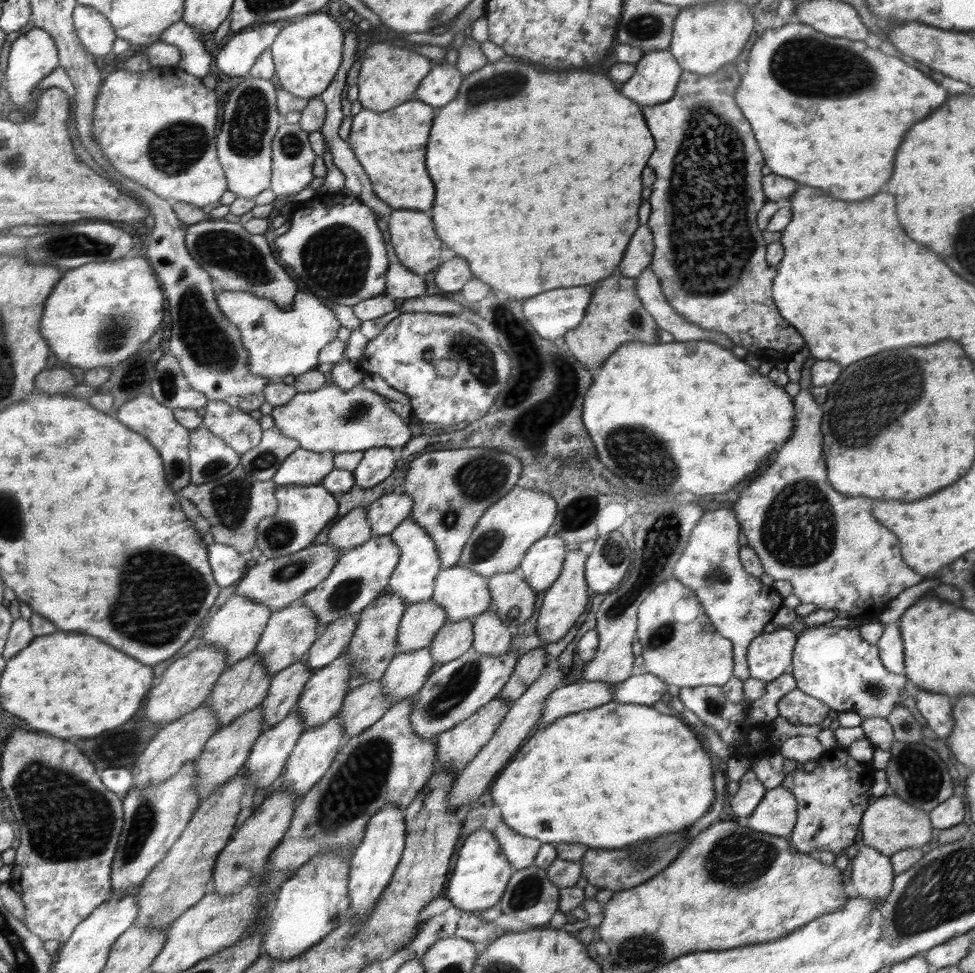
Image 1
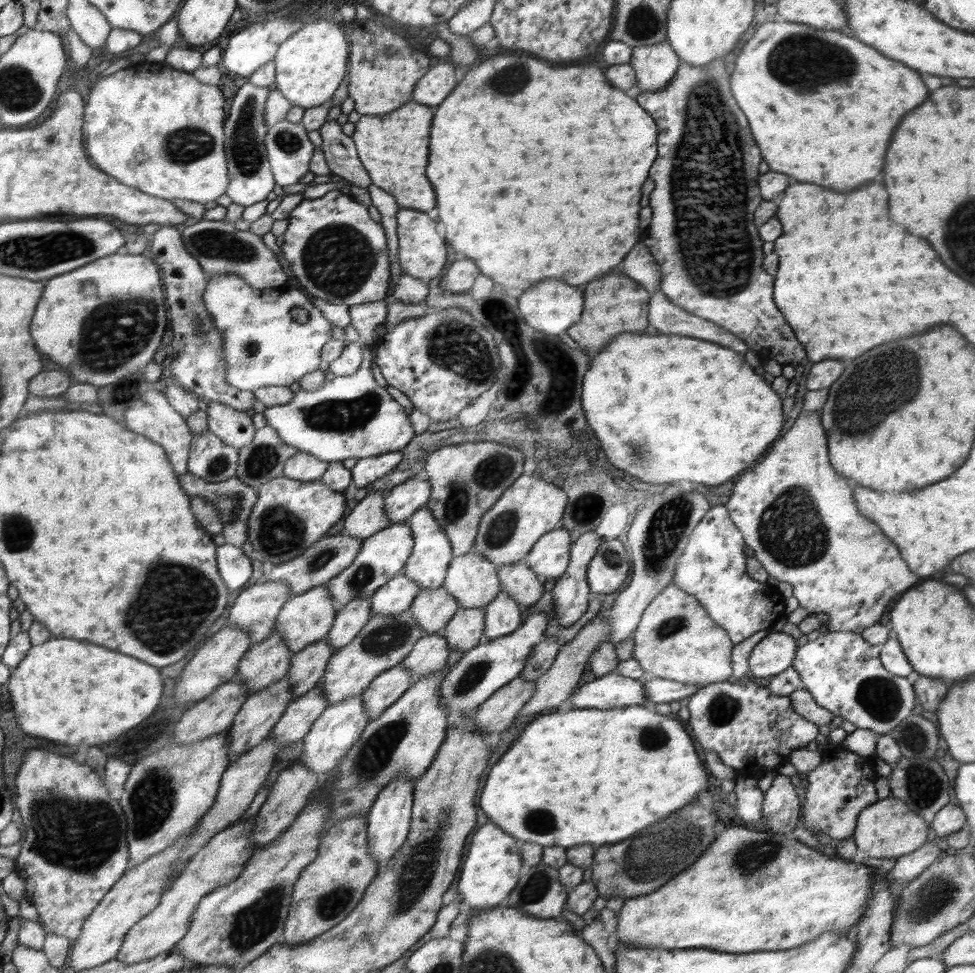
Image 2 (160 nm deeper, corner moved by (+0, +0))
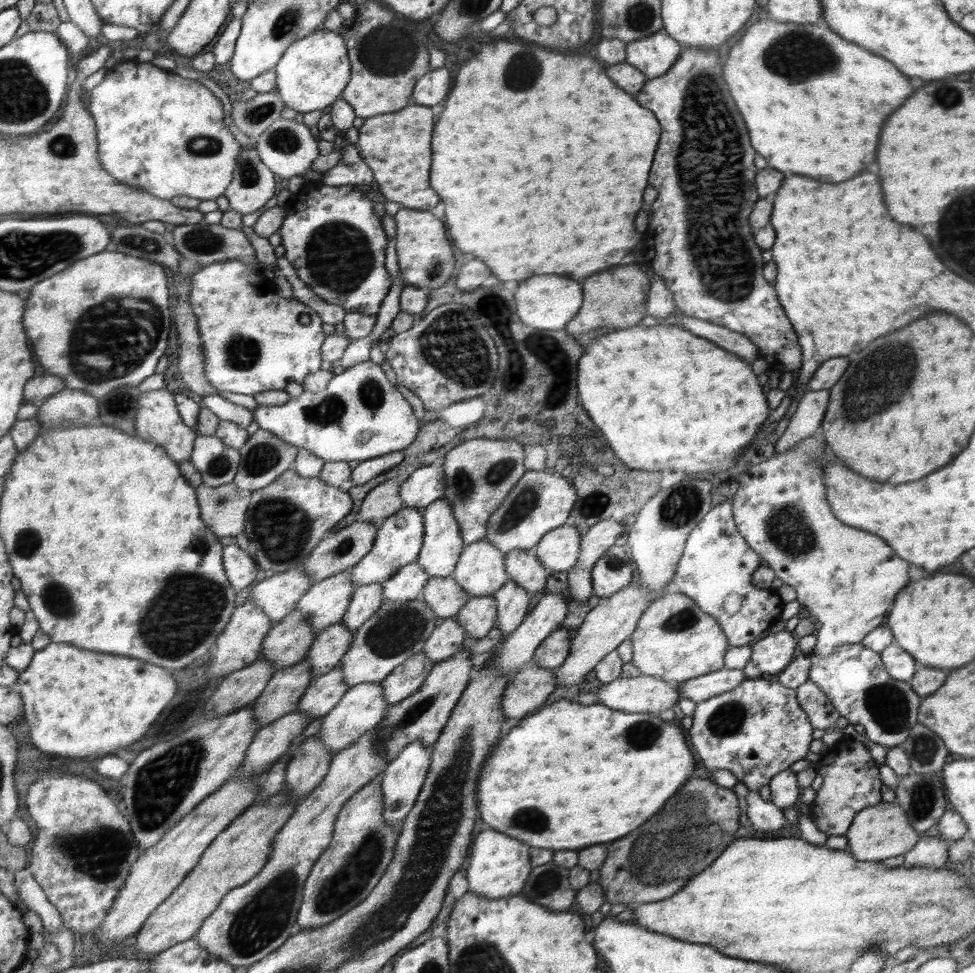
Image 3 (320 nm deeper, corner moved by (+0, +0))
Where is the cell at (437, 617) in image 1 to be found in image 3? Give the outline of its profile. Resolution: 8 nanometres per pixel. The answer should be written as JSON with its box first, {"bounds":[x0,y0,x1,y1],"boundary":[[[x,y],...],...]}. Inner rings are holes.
{"bounds":[420,577,471,620],"boundary":[[[429,577],[420,598],[436,613],[438,620],[456,617],[471,598],[469,593],[453,577]]]}

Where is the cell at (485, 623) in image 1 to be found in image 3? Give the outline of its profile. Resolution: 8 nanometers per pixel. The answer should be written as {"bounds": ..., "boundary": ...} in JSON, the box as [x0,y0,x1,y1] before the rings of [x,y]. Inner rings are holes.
{"bounds":[494,580,532,634],"boundary":[[[510,580],[494,593],[496,600],[497,619],[495,626],[502,634],[512,634],[521,626],[523,618],[528,614],[528,604],[532,595]]]}

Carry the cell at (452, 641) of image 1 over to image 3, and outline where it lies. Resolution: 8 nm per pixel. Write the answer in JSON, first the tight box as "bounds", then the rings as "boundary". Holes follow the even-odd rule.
{"bounds":[456,595,497,639],"boundary":[[[493,595],[471,597],[456,616],[466,636],[475,639],[484,638],[495,626],[496,619],[497,606]]]}

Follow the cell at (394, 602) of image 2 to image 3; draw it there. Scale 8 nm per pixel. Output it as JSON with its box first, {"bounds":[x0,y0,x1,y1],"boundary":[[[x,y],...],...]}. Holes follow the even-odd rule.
{"bounds":[382,563,429,602],"boundary":[[[410,563],[406,567],[402,567],[392,579],[382,583],[383,602],[408,602],[408,600],[416,600],[420,598],[422,589],[429,581],[426,571],[418,563]]]}

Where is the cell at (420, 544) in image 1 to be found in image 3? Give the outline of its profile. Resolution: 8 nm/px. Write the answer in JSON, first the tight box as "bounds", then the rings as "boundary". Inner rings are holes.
{"bounds":[417,499,466,577],"boundary":[[[446,499],[435,500],[428,507],[423,508],[425,519],[424,546],[418,555],[417,562],[429,577],[445,577],[452,575],[457,568],[461,552],[466,547],[464,537],[461,535],[461,527],[457,517],[454,516],[453,508]]]}

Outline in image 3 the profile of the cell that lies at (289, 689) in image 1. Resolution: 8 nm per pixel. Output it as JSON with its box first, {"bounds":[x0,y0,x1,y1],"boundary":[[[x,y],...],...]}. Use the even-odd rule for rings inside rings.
{"bounds":[305,621,353,680],"boundary":[[[342,621],[321,630],[305,656],[312,667],[311,680],[317,679],[338,666],[353,642],[352,632]]]}

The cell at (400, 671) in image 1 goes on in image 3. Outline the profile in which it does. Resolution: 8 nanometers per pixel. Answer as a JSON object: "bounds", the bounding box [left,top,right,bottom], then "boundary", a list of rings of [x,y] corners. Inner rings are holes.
{"bounds":[422,617,465,664],"boundary":[[[456,617],[442,619],[433,634],[429,636],[422,653],[426,653],[433,664],[436,664],[460,651],[465,637],[464,627],[456,620]]]}

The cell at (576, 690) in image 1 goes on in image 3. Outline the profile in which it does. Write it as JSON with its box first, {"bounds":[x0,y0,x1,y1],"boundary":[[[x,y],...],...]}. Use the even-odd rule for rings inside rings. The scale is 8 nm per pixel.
{"bounds":[597,674,680,714],"boundary":[[[642,674],[630,678],[620,676],[612,682],[604,682],[598,689],[597,697],[598,703],[614,710],[655,714],[672,709],[680,699],[674,684],[660,677]]]}

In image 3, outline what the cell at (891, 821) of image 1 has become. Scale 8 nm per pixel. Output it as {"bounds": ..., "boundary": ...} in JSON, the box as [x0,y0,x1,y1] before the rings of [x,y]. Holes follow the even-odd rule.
{"bounds":[846,801,922,861],"boundary":[[[882,801],[874,807],[864,808],[851,822],[846,832],[847,848],[858,861],[883,861],[906,854],[922,836],[908,823],[906,812],[896,802]]]}

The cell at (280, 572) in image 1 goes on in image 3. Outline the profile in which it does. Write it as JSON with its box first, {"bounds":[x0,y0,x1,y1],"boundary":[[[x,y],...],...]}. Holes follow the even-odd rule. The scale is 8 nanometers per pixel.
{"bounds":[298,521,377,582],"boundary":[[[353,521],[346,528],[330,533],[330,536],[327,536],[326,540],[318,543],[310,553],[310,556],[298,567],[302,567],[303,571],[307,572],[313,578],[314,582],[320,582],[329,576],[351,569],[360,563],[372,550],[376,538],[377,525],[374,523]]]}

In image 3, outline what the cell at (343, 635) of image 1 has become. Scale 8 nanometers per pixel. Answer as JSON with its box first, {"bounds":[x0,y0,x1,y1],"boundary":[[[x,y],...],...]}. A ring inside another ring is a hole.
{"bounds":[342,583,383,632],"boundary":[[[378,583],[367,584],[365,587],[358,587],[352,594],[346,612],[343,614],[342,622],[355,632],[362,624],[380,608],[383,586]]]}

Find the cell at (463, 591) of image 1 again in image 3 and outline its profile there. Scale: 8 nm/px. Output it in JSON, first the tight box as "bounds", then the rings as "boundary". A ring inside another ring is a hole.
{"bounds":[452,539,510,597],"boundary":[[[482,539],[464,548],[452,575],[471,597],[494,595],[510,581],[504,558],[501,549]]]}

